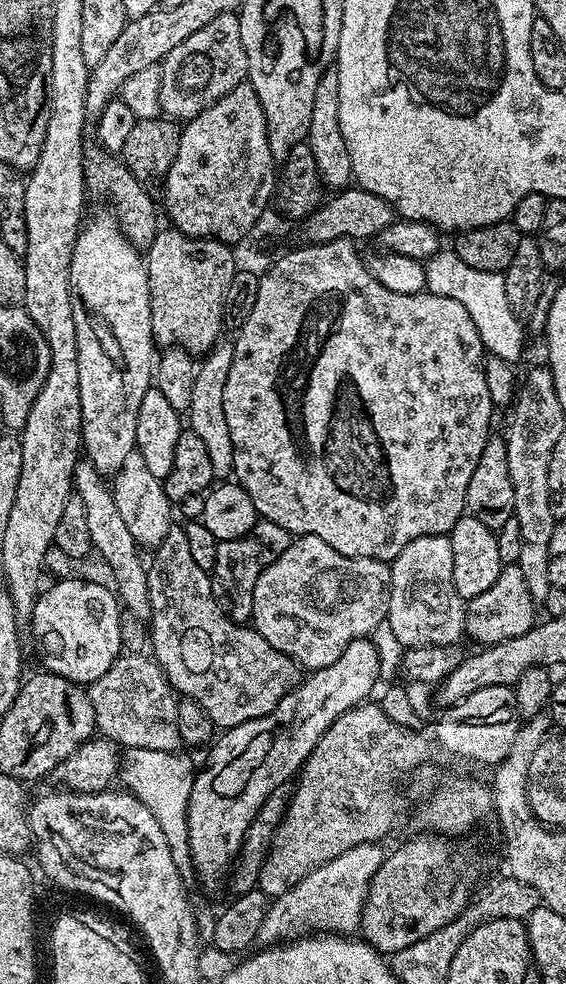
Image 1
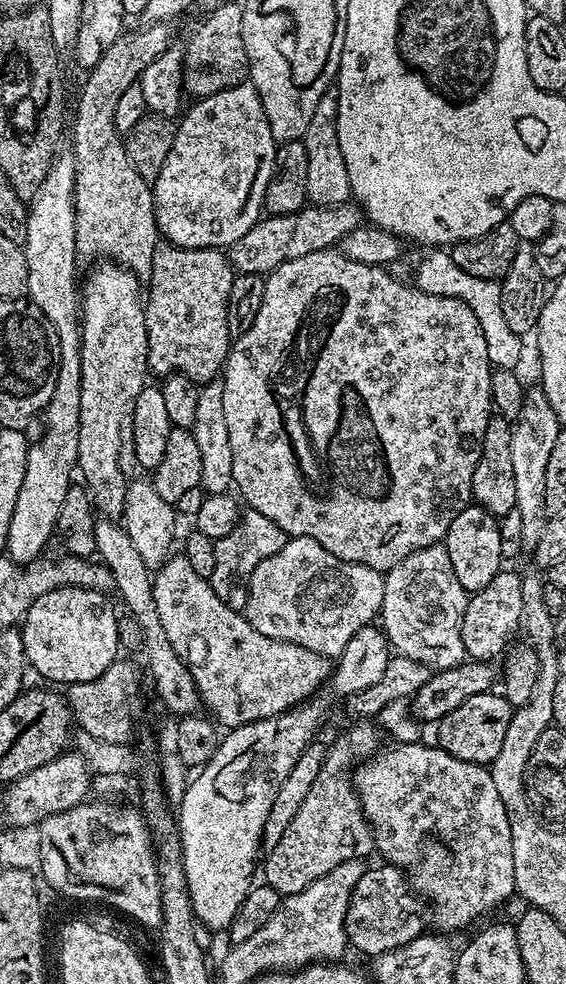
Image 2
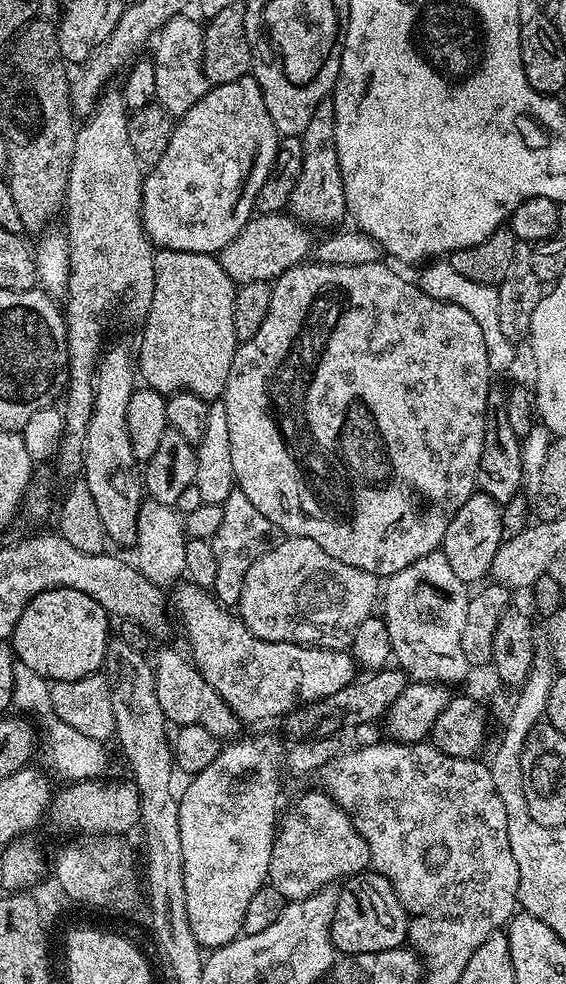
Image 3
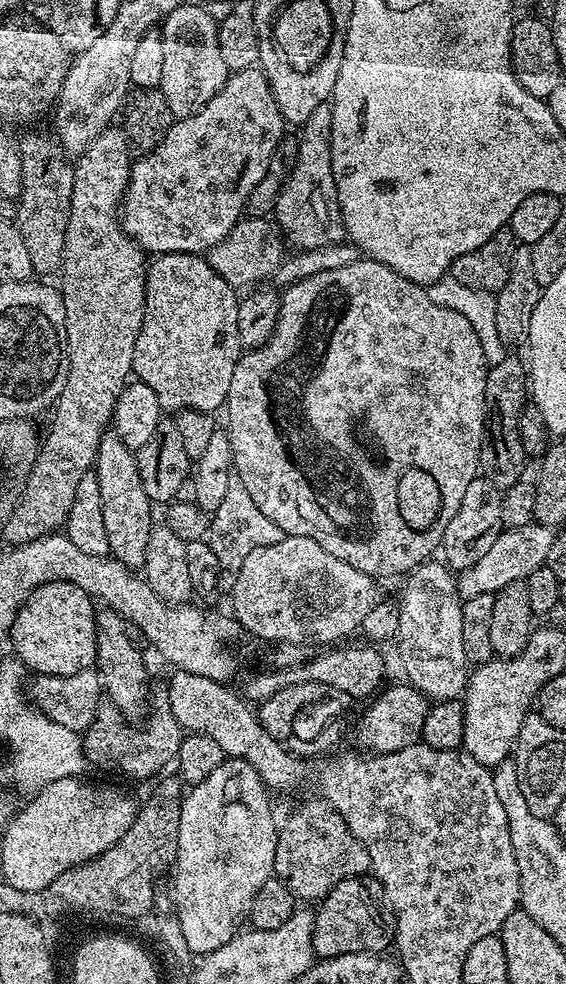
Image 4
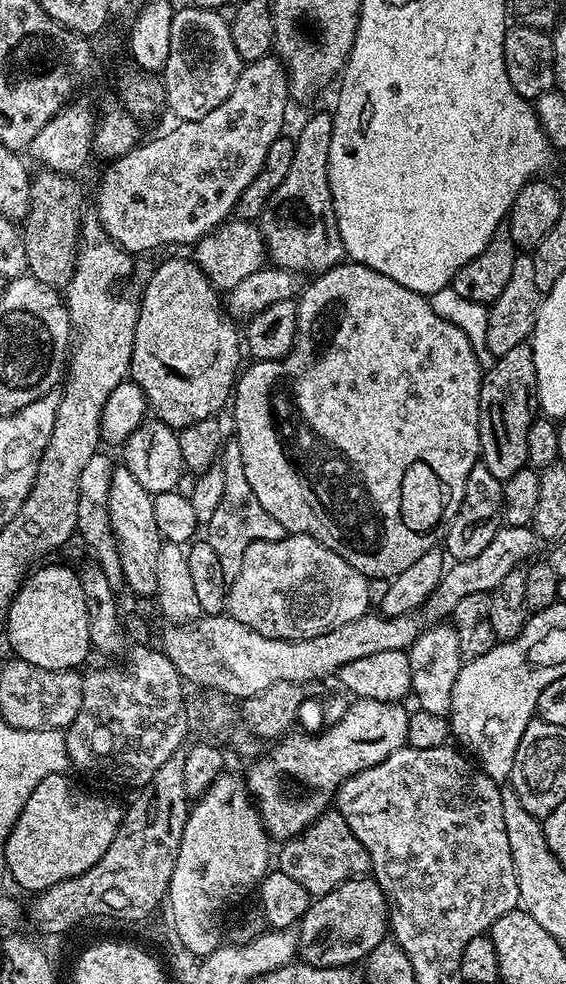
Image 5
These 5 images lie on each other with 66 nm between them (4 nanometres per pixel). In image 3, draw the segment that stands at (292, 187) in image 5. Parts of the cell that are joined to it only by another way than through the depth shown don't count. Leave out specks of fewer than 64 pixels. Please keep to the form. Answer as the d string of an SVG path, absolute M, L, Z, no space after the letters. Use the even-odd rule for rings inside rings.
M325 98L314 106L314 114L302 133L302 174L298 174L298 186L290 194L287 211L297 222L313 229L332 230L340 219L345 219L348 207L346 194L342 190L342 170L338 170L338 146L336 145L336 119L334 102Z

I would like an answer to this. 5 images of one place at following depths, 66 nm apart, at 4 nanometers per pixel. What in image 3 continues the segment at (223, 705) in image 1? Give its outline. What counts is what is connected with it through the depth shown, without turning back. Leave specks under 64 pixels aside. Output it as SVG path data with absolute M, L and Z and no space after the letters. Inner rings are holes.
M191 582L181 583L176 590L177 592L170 596L170 600L171 603L172 600L176 603L180 624L188 635L188 648L192 651L190 660L240 722L272 720L275 716L287 717L289 712L301 707L305 702L325 700L330 694L338 694L338 690L342 690L357 679L358 665L352 659L351 651L263 640L244 625L239 615L233 614L218 603L211 591L199 588Z

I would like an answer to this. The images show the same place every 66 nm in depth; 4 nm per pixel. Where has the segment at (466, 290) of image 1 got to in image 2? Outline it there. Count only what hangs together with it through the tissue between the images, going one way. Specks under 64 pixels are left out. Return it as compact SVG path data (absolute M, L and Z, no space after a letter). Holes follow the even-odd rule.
M432 250L429 252L432 253L422 257L420 265L416 268L415 287L426 294L438 294L438 298L458 298L458 302L466 302L466 306L474 310L474 318L478 318L478 326L482 326L482 338L486 338L489 364L493 369L519 369L520 359L524 356L525 341L518 334L514 334L514 330L510 330L506 317L502 315L502 294L499 283L466 274L466 270L461 270L454 262L451 251Z

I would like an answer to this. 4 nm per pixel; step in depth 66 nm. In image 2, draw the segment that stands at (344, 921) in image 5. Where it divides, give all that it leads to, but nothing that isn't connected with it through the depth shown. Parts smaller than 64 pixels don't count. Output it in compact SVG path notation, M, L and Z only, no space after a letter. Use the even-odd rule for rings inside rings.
M380 862L377 865L377 868L365 867L362 878L358 878L358 886L354 886L348 903L344 927L349 945L365 952L368 958L406 946L406 942L418 938L425 931L424 920L426 924L425 905L421 897L413 892L407 875L393 864Z

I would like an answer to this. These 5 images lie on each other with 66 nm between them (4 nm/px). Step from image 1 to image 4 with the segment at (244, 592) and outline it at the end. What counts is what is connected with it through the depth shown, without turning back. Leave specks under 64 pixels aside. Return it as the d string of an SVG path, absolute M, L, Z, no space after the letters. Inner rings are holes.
M233 478L218 510L211 513L206 537L210 550L214 550L218 558L221 589L232 589L238 578L238 570L242 570L242 562L246 562L246 557L253 550L259 550L261 546L274 546L274 542L282 542L284 535L285 532L274 526L274 522L270 522L270 518L262 514L262 510L258 510L254 498L250 498L250 493L246 491L246 486Z

